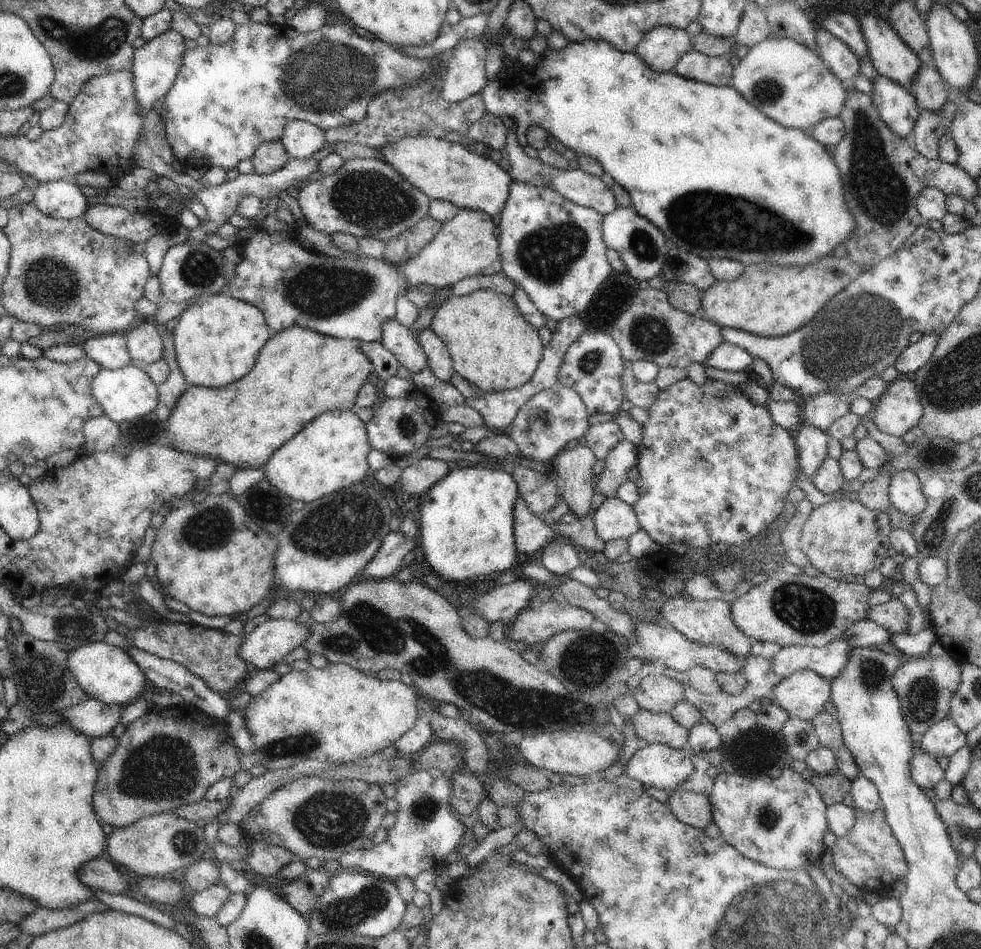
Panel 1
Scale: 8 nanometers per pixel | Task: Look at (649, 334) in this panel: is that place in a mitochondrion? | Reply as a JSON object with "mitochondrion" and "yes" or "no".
{"mitochondrion":"yes"}

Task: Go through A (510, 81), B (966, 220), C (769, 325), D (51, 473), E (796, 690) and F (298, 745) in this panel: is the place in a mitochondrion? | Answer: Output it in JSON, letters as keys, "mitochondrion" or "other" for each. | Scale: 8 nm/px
{"A":"other","B":"other","C":"other","D":"other","E":"other","F":"mitochondrion"}

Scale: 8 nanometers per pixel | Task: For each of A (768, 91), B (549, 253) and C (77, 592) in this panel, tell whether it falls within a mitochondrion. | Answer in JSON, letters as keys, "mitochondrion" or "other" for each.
{"A":"mitochondrion","B":"mitochondrion","C":"other"}

